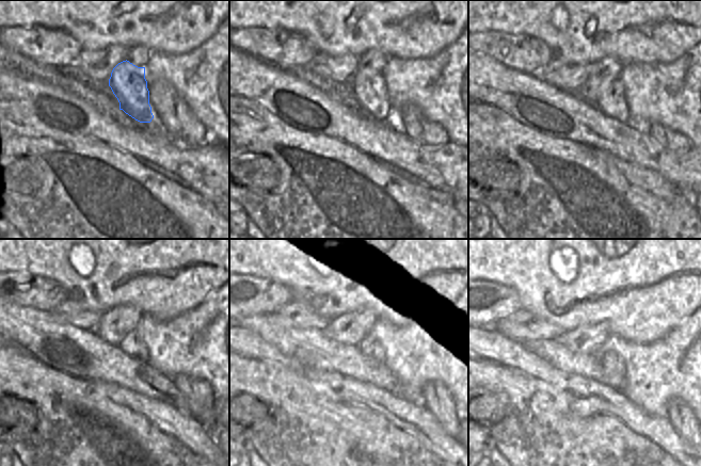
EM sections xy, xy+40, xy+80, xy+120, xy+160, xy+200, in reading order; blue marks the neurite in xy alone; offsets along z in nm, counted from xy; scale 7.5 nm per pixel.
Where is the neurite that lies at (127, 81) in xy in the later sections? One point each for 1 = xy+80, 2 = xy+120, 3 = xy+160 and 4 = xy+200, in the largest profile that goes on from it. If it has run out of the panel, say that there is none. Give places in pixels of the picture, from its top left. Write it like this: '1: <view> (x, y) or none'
1: xy+80 (610, 100)
2: xy+120 (132, 344)
3: xy+160 (369, 347)
4: xy+200 (614, 369)

